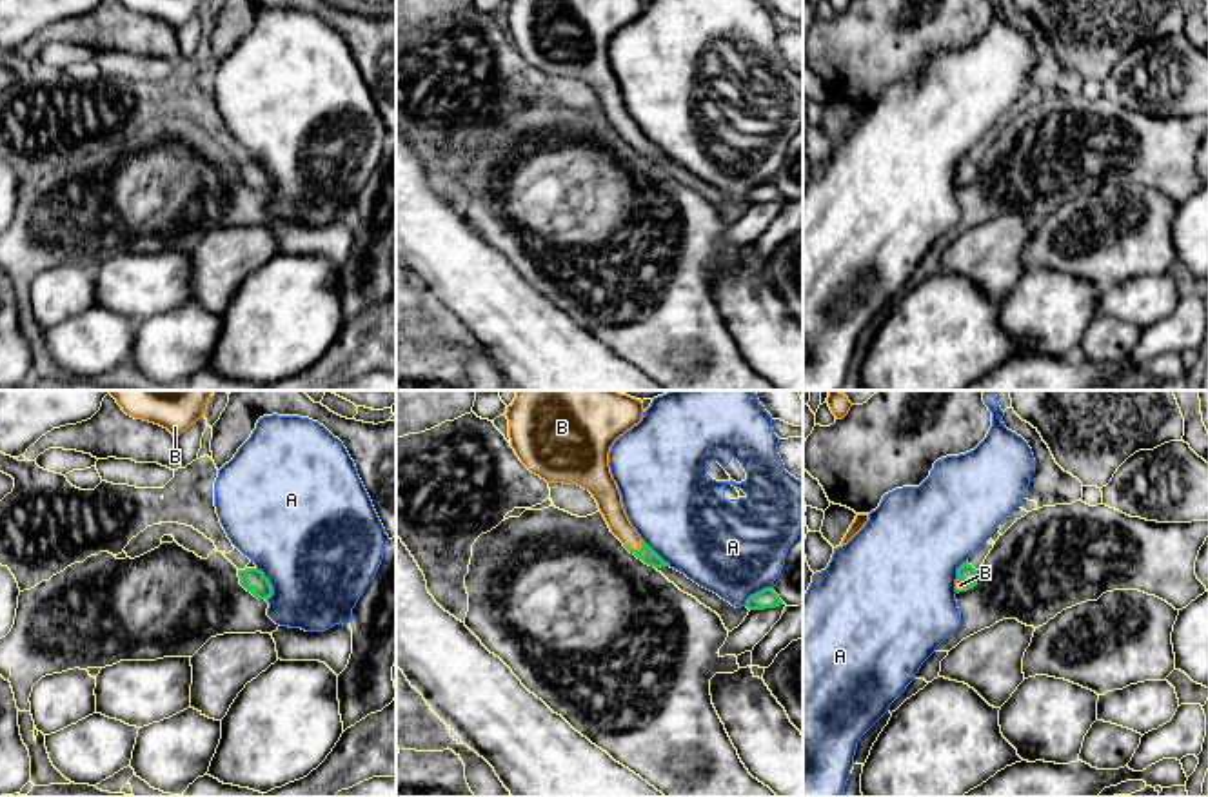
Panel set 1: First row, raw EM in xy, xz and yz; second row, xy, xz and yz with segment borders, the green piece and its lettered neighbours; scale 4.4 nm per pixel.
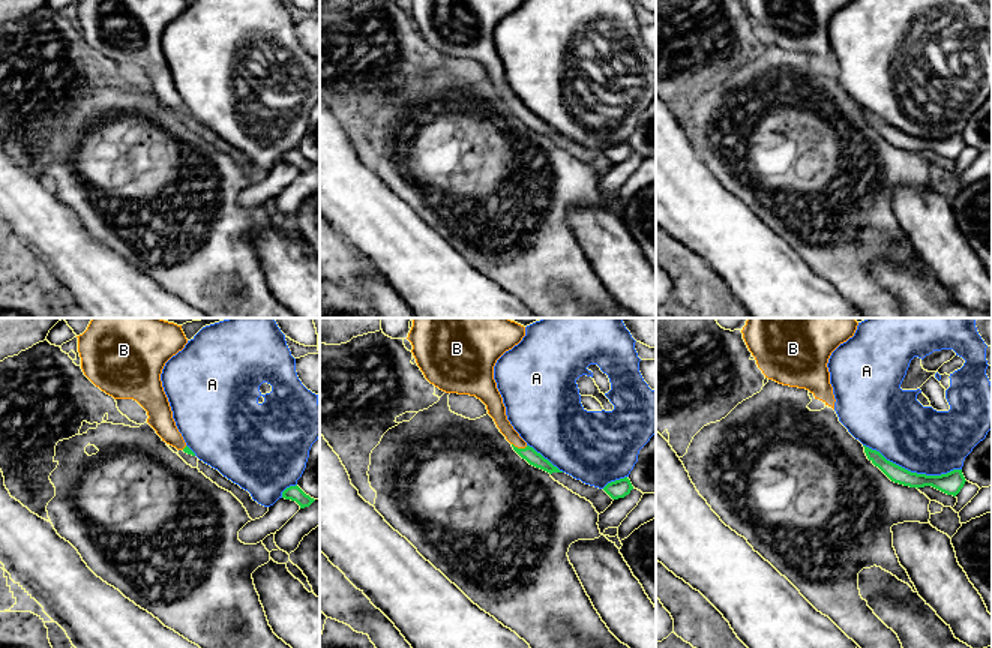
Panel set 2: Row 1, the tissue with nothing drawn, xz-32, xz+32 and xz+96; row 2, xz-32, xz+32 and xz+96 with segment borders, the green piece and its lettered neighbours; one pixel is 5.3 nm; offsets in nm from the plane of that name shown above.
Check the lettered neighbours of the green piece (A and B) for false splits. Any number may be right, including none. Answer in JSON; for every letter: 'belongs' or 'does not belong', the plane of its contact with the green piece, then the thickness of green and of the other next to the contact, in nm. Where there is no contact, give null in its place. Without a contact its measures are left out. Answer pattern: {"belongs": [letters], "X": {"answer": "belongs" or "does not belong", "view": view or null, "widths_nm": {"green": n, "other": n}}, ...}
{"belongs": ["B"], "A": {"answer": "does not belong", "view": "xy", "widths_nm": {"green": 100, "other": 500}}, "B": {"answer": "belongs", "view": "xz", "widths_nm": {"green": 70, "other": 110}}}

